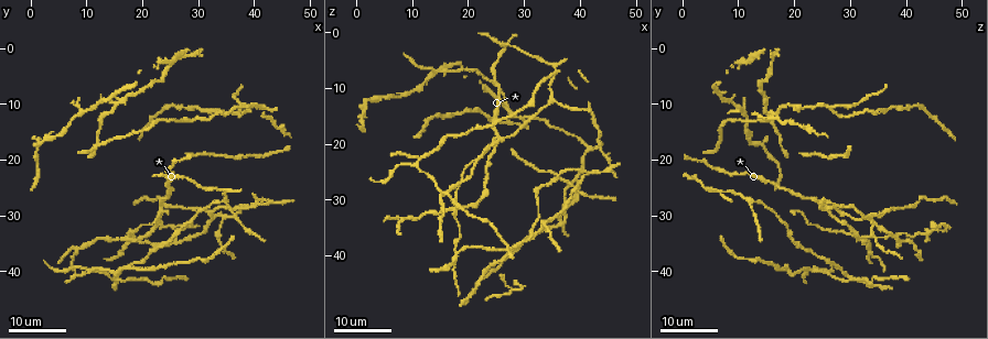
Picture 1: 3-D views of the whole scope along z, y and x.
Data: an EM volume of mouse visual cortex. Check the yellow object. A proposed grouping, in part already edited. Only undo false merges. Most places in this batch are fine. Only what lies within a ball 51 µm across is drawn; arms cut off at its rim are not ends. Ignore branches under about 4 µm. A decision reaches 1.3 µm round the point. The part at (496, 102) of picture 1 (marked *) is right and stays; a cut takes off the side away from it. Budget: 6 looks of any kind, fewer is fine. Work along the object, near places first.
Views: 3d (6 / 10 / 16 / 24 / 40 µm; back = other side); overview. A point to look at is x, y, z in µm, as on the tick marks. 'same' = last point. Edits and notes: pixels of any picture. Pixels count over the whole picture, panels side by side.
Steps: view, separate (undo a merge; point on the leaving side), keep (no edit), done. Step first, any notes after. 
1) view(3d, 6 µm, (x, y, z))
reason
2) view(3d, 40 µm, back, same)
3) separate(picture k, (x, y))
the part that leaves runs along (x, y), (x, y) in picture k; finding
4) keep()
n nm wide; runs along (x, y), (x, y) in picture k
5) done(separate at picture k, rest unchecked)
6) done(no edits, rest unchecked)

view(3d, 16 µm, (42.5, 27.5, 25.0))

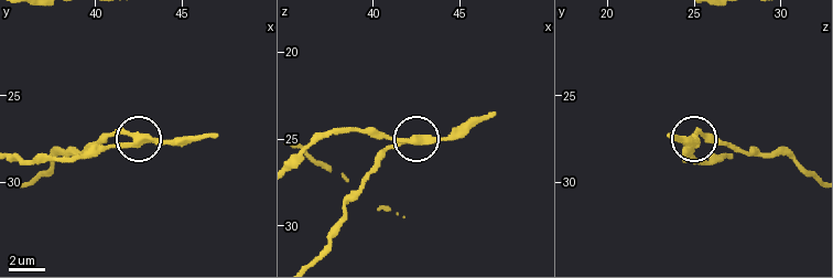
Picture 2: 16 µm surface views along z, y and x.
view(3d, 10 µm, (42.3, 27.4, 25.1))

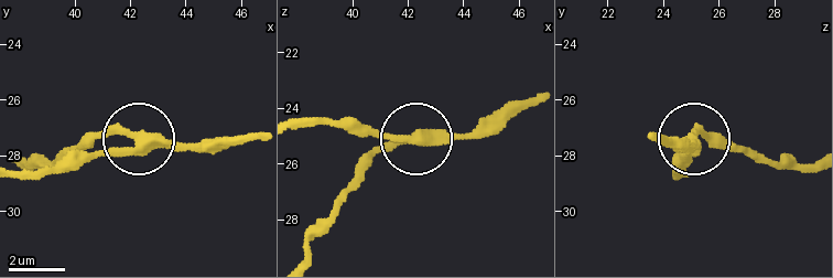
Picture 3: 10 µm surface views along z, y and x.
keep()
350 nm wide; all the same cell

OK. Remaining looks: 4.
view(3d, 24 µm, (34.5, 30.0, 33.5))
four or more arms meet

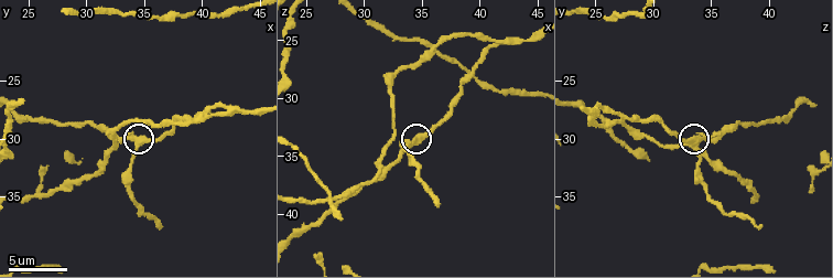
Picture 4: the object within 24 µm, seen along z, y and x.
view(3d, 6 µm, (34.2, 30.2, 33.6))
closer look

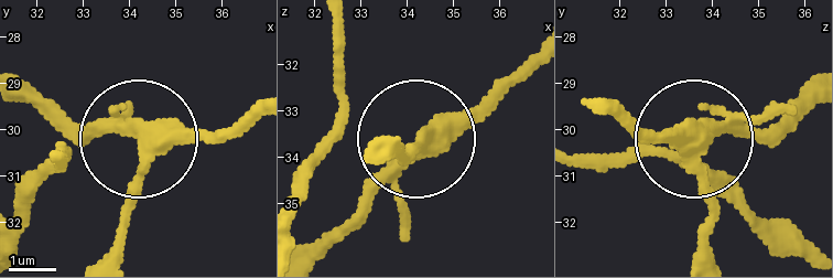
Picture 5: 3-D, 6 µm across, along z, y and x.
keep()
350 nm wide; runs along (250, 109), (214, 132), (147, 137), (119, 252) in picture 5; one cell here

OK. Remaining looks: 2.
view(3d, 16 µm, (16.0, 41.5, 28.5))
three-way junction

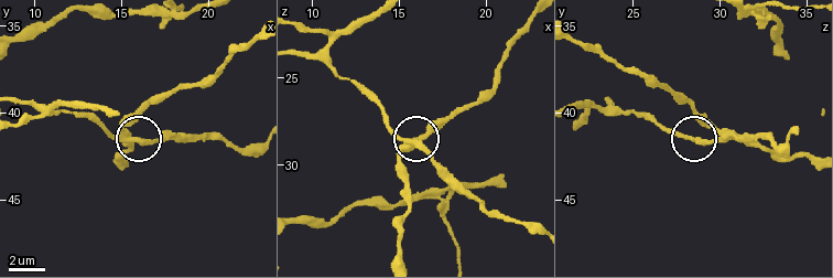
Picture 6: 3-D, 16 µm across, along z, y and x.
view(3d, 6 µm, (15.6, 41.6, 28.7))

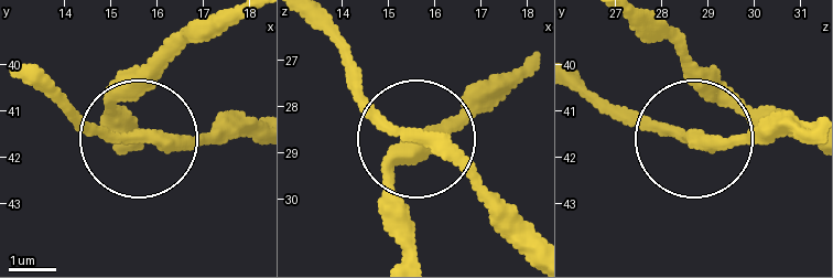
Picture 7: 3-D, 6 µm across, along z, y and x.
keep()
3 arms; runs along (639, 20), (702, 91), (702, 139), (777, 139) in picture 7; one cell here

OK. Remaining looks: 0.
done(no edits, rest unchecked)

